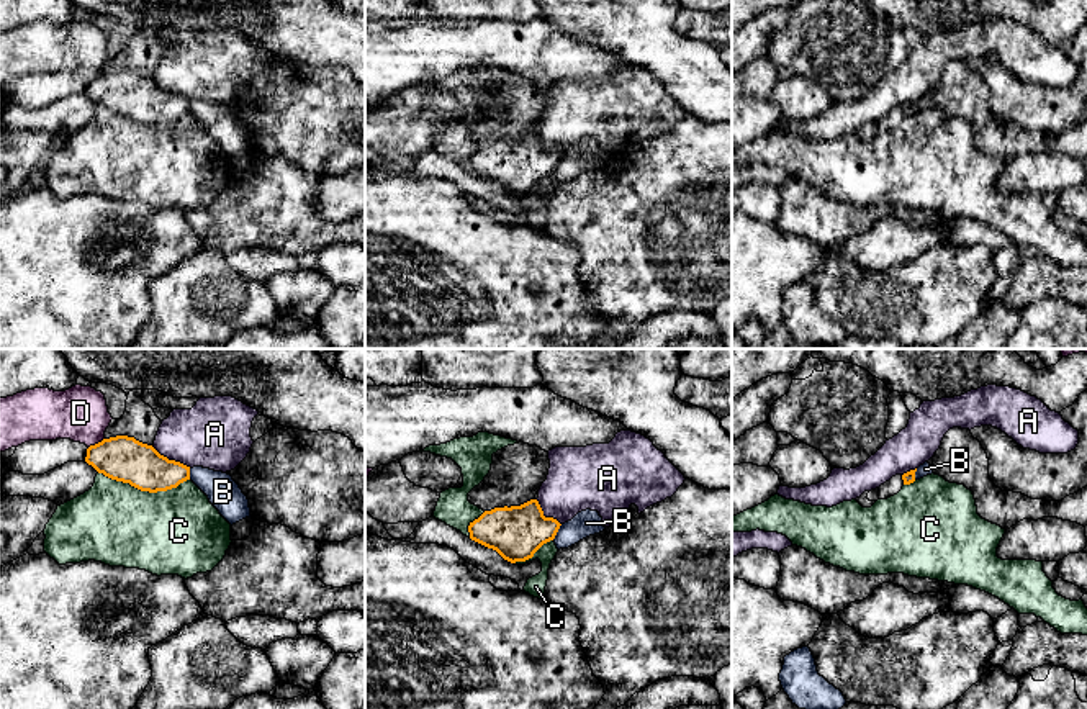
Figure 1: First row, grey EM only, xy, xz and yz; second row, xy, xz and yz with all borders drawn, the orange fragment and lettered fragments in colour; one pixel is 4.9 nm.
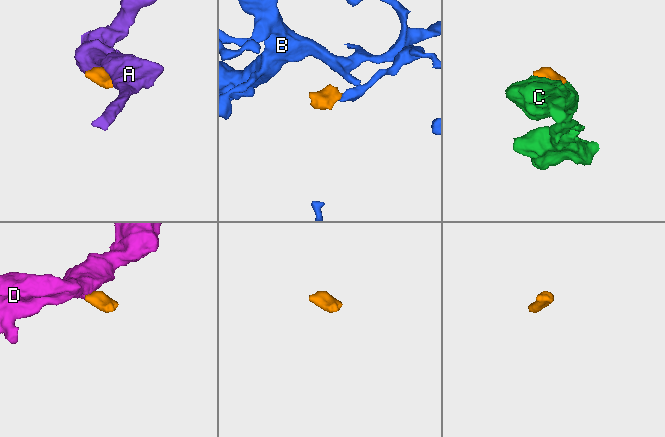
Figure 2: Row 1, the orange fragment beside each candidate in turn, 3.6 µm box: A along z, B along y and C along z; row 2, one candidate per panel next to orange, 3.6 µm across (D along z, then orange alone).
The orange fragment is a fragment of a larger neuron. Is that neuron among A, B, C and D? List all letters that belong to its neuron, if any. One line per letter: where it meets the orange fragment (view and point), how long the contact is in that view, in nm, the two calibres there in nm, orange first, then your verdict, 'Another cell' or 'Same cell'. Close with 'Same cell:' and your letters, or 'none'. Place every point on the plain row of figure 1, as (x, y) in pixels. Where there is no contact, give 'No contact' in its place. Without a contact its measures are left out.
A: Touches orange at xy (172, 94). Shared border 220 nm. Thickness 220 nm (orange) against 340 nm. Another cell
B: Touches orange at xz (557, 164). Shared border 90 nm. Thickness 260 nm (orange) against 130 nm. Another cell
C: Touches orange at xy (144, 123). Shared border 440 nm. Thickness 220 nm (orange) against 420 nm. Another cell
D: Touches orange at xy (95, 77). Shared border 90 nm. Thickness 220 nm (orange) against 260 nm. Another cell
Same cell: none

